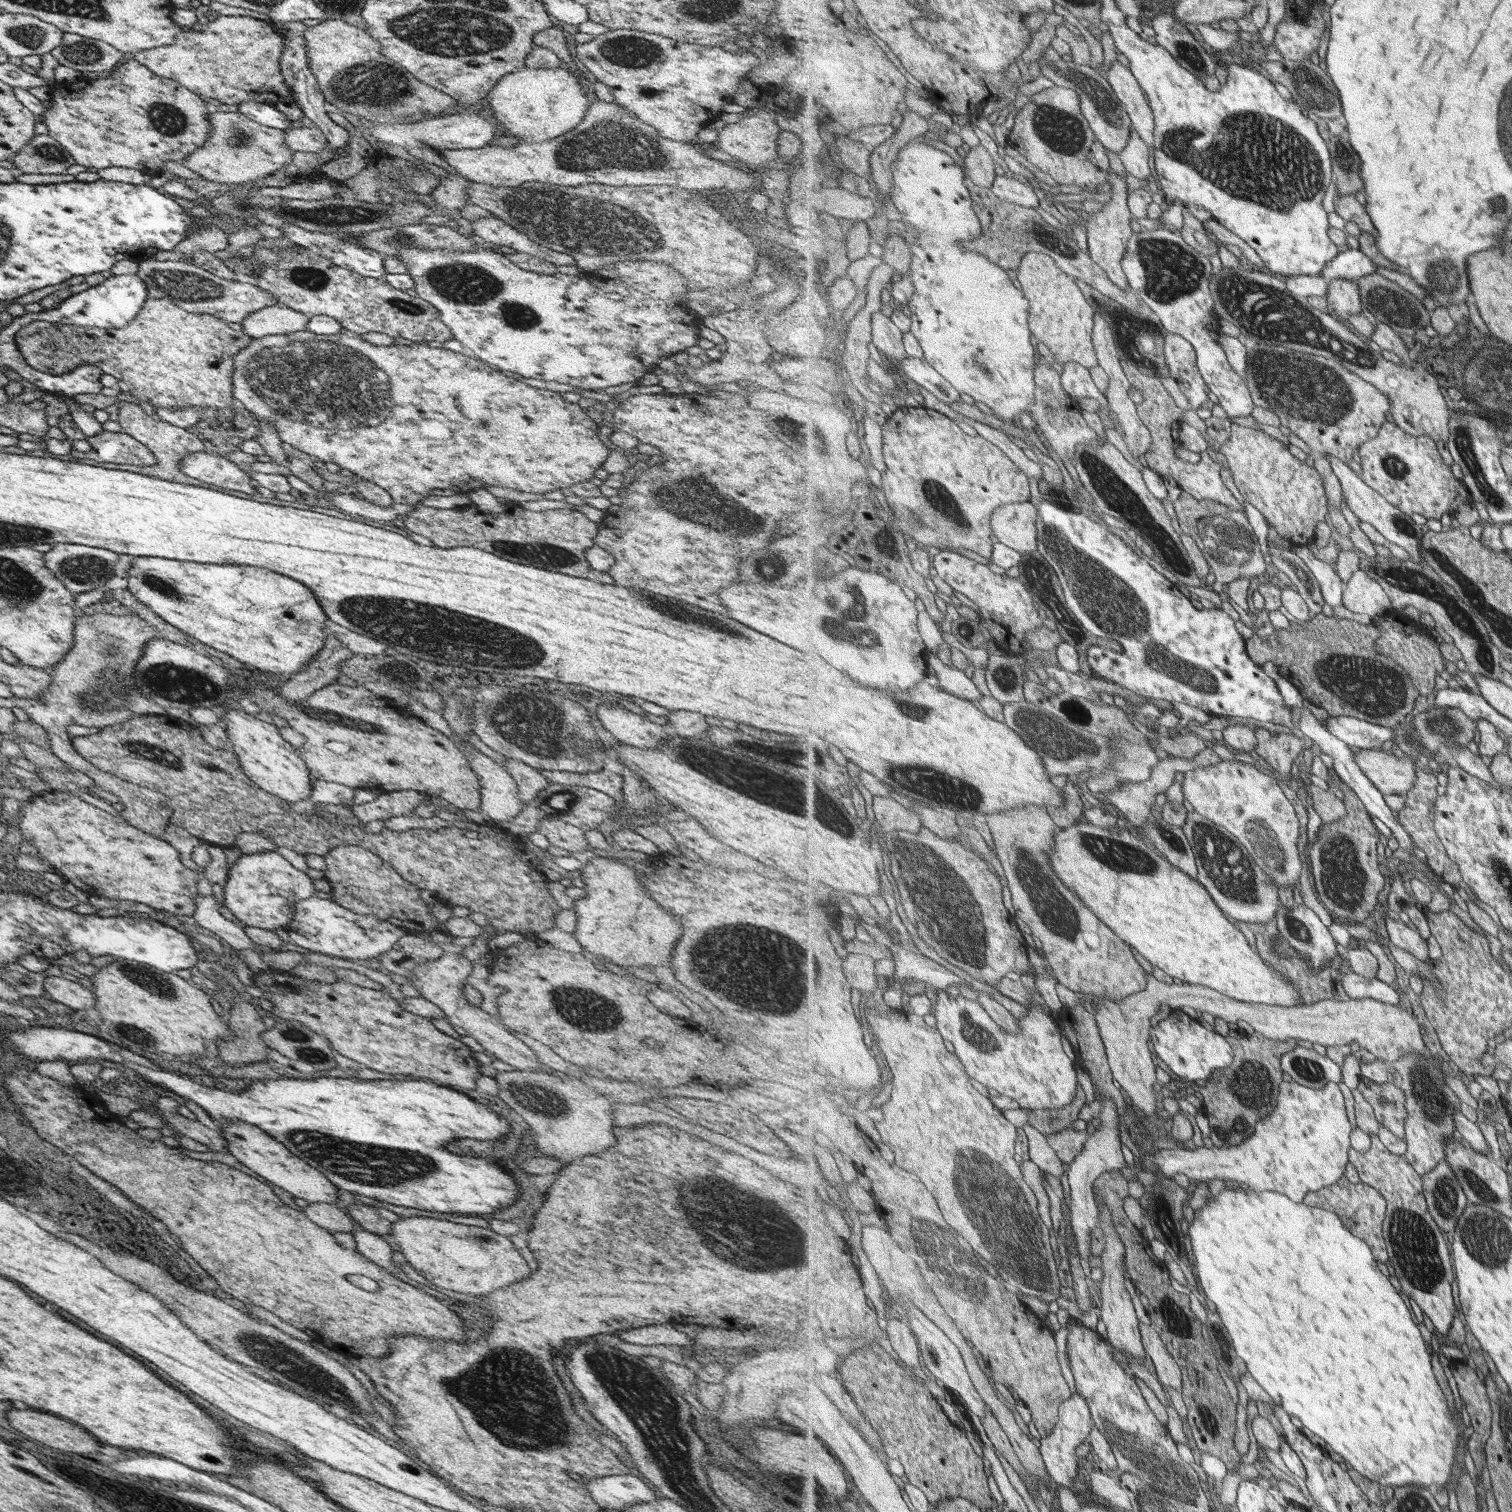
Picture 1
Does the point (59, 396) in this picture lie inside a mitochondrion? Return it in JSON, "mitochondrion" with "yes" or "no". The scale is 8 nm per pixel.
{"mitochondrion":"no"}

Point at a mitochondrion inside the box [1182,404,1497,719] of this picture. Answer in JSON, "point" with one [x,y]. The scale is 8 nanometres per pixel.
{"point":[1463,618]}

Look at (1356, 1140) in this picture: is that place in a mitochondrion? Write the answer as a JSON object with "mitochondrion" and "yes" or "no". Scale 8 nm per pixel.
{"mitochondrion":"no"}

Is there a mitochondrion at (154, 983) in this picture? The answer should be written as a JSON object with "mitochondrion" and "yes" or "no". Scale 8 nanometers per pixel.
{"mitochondrion":"yes"}

